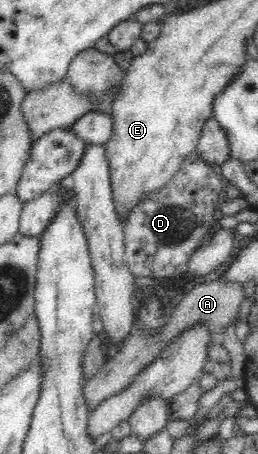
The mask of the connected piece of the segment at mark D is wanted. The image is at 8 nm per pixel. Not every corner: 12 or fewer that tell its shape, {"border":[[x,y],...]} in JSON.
{"border":[[190,153],[131,210],[136,277],[186,275],[226,187]]}

